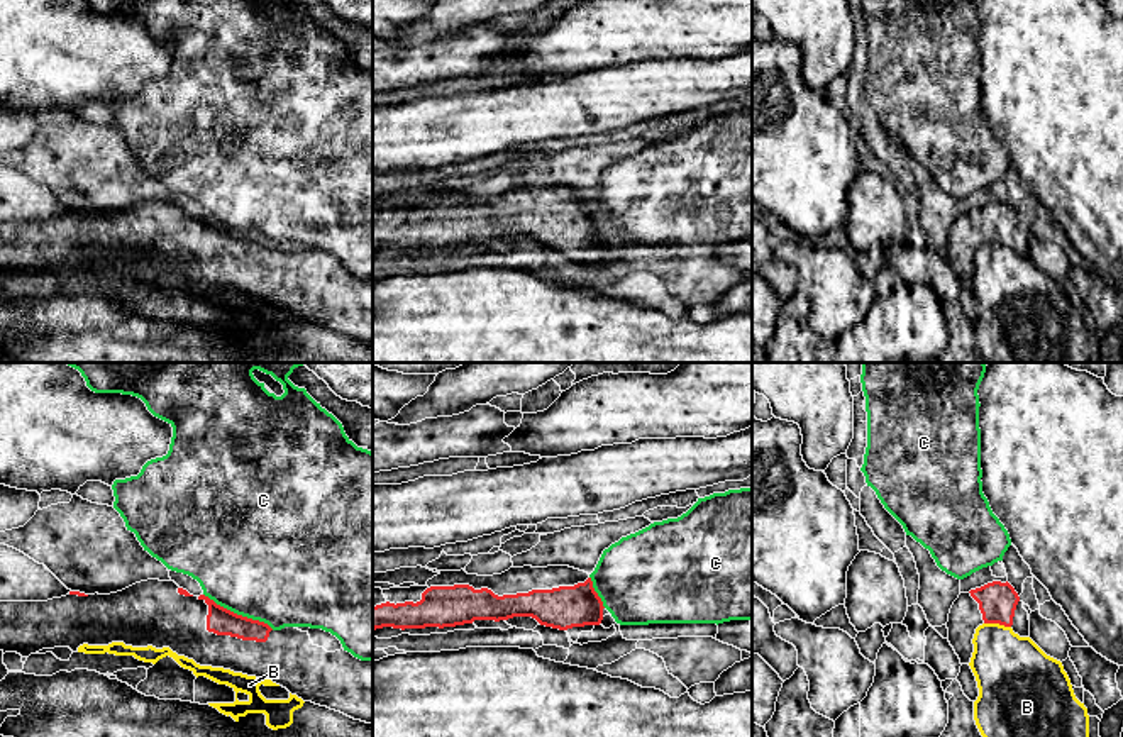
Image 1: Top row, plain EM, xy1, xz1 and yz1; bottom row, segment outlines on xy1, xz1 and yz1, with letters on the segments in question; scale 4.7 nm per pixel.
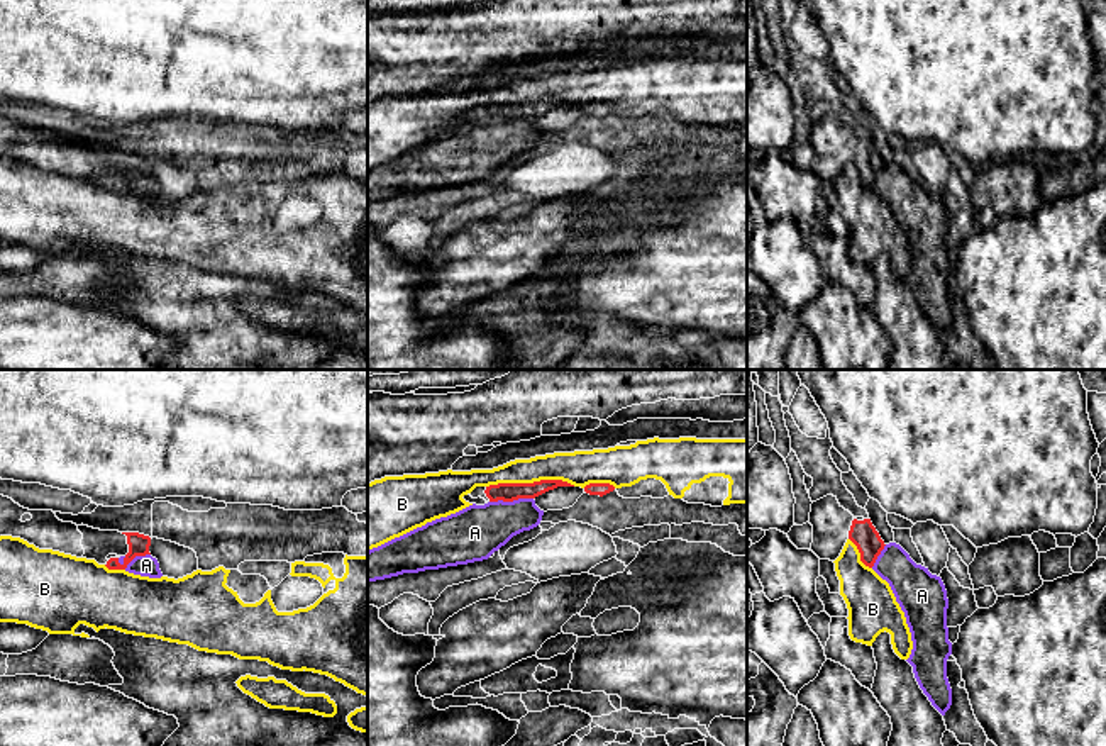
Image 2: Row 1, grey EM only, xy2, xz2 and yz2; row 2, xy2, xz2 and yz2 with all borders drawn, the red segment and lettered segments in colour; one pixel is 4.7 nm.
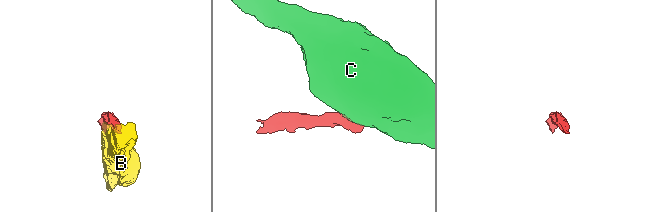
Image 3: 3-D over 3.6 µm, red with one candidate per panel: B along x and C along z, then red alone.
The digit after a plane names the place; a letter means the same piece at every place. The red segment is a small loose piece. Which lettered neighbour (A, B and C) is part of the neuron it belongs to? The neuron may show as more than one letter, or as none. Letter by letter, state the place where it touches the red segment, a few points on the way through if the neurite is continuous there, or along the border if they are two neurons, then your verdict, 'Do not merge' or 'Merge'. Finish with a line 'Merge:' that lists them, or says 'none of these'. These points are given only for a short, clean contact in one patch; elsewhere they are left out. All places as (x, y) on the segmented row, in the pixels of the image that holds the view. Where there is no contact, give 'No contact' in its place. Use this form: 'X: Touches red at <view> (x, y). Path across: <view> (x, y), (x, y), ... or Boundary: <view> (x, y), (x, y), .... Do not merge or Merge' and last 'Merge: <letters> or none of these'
A: Touches red at xy2 (132, 558). Boundary: xy2 (149, 553), (138, 555), (126, 565), (117, 562). Do not merge
B: Touches red at xz2 (530, 484). Do not merge
C: Touches red at xy1 (239, 615). Boundary: xy1 (204, 593), (237, 614), (266, 622), (273, 629). Do not merge
Merge: none of these

